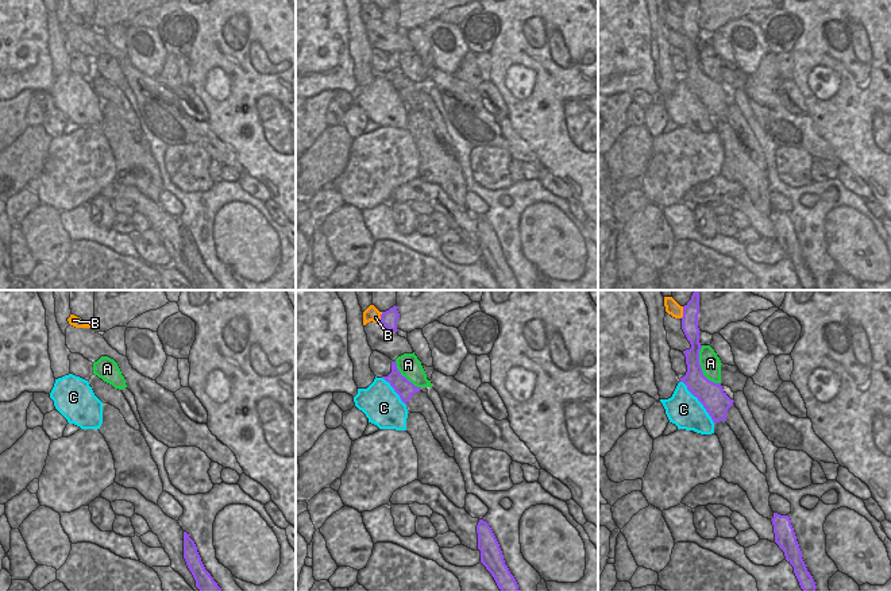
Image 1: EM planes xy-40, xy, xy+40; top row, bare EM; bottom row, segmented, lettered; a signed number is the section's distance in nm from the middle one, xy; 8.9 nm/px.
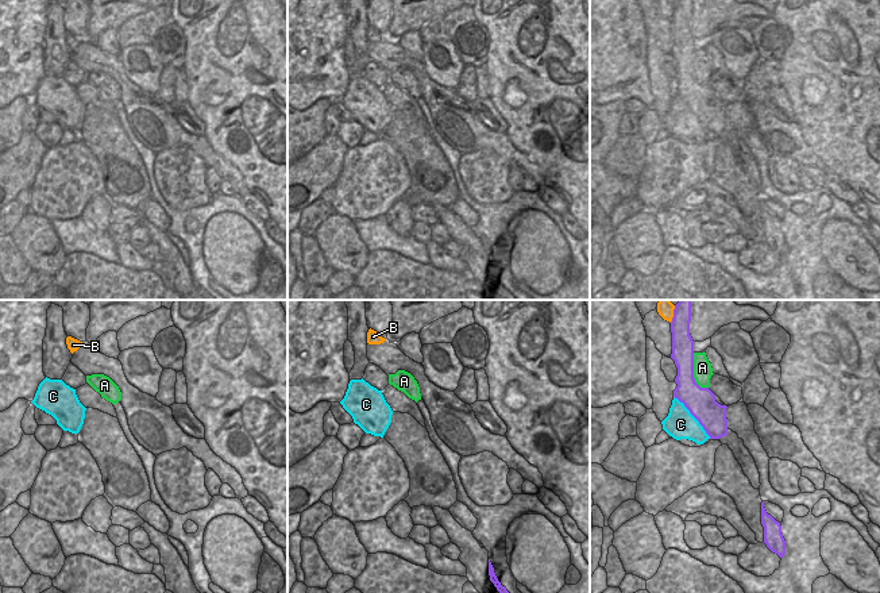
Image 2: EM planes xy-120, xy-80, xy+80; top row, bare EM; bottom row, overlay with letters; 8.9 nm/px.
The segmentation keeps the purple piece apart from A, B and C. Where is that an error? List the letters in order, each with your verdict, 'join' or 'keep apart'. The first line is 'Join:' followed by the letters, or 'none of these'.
Join: none of these
A: keep apart
B: keep apart
C: keep apart

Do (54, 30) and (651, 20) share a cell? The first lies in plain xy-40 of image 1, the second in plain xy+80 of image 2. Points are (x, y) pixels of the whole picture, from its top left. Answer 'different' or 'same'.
different

